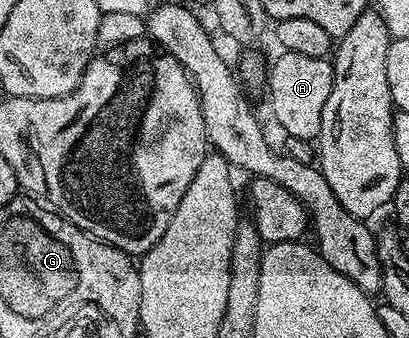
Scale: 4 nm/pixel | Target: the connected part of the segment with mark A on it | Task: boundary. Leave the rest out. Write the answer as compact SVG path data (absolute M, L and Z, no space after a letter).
M282 51L275 63L271 62L266 76L270 91L269 114L286 130L287 136L307 141L317 140L324 105L334 84L334 65L329 58L304 57L300 53Z

